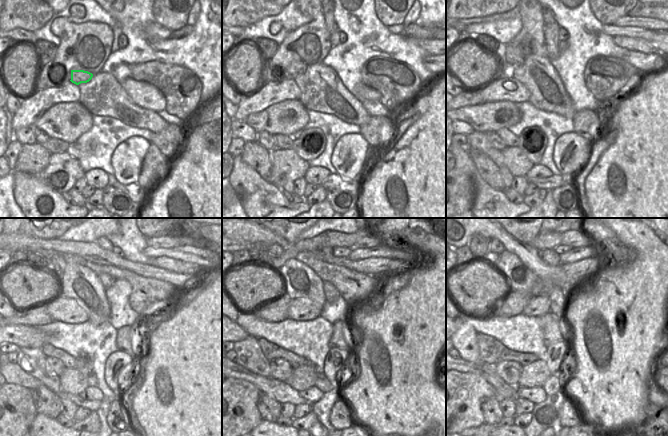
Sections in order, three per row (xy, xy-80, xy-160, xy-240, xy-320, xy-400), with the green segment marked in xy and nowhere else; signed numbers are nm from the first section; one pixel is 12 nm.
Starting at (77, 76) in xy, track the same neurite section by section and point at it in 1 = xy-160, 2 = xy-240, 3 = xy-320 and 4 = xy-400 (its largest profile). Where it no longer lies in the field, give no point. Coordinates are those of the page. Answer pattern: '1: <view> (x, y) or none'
1: xy-160 (513, 58)
2: xy-240 (57, 259)
3: xy-320 (274, 250)
4: xy-400 (496, 247)

